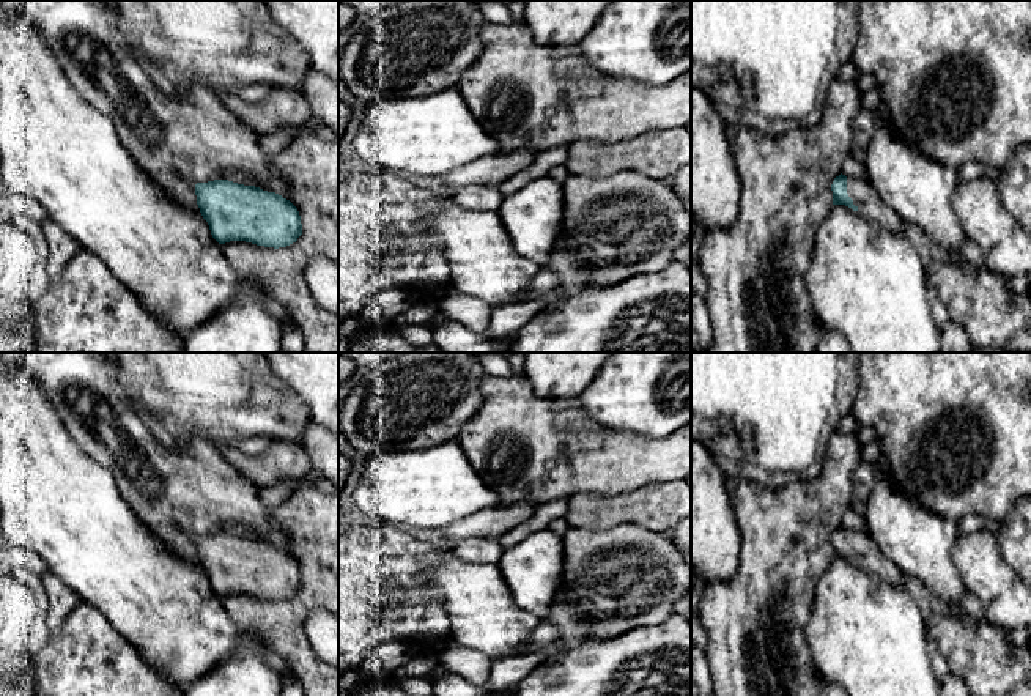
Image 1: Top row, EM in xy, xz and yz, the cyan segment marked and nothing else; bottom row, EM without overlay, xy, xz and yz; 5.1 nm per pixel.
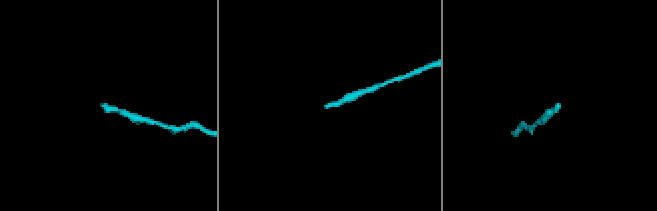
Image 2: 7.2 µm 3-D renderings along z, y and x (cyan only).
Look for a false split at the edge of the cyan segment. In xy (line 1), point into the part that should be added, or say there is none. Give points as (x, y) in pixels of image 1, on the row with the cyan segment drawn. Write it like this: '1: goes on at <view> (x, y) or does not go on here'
1: does not go on here

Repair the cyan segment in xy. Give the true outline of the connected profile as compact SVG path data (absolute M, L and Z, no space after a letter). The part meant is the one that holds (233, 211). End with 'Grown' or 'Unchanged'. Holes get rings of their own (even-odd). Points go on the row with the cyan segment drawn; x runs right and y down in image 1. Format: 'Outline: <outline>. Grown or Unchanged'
Outline: M228 180L195 184L197 205L208 222L212 238L219 244L246 241L264 247L286 247L302 235L297 208L282 195L255 186L244 186Z. Unchanged

